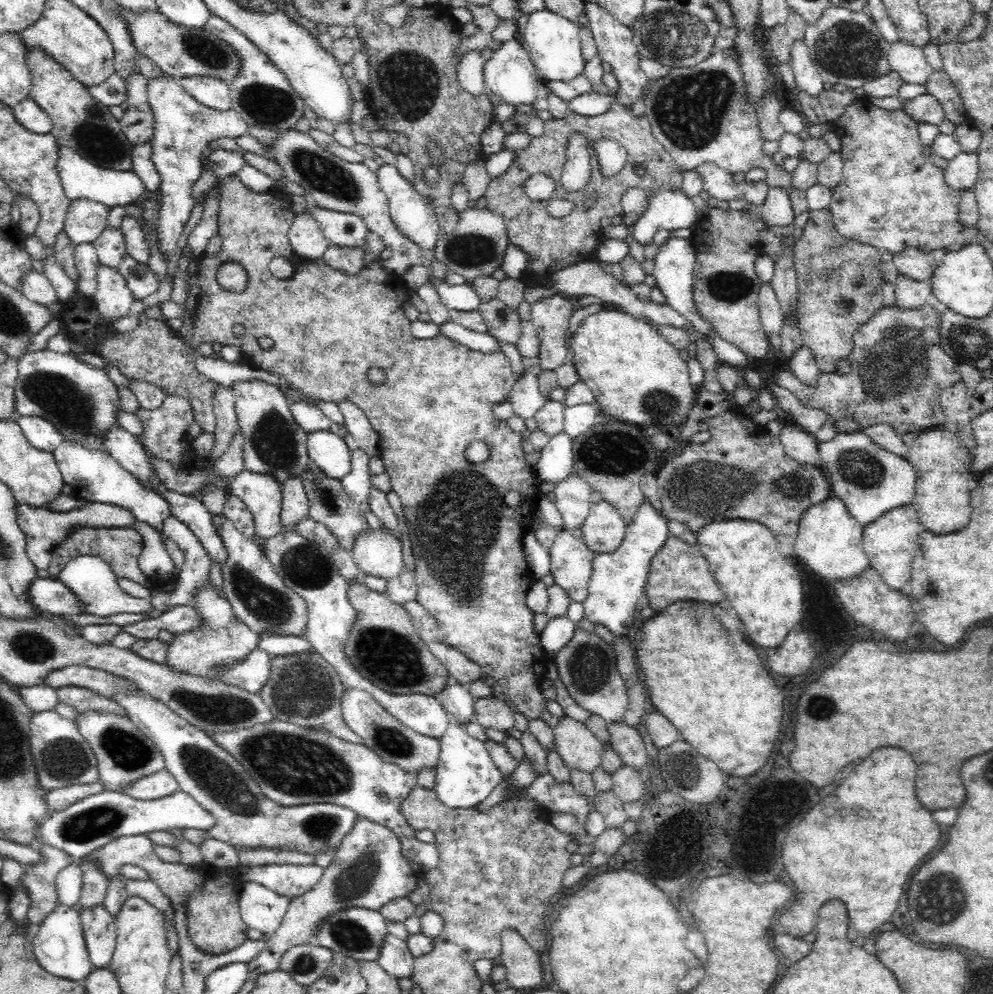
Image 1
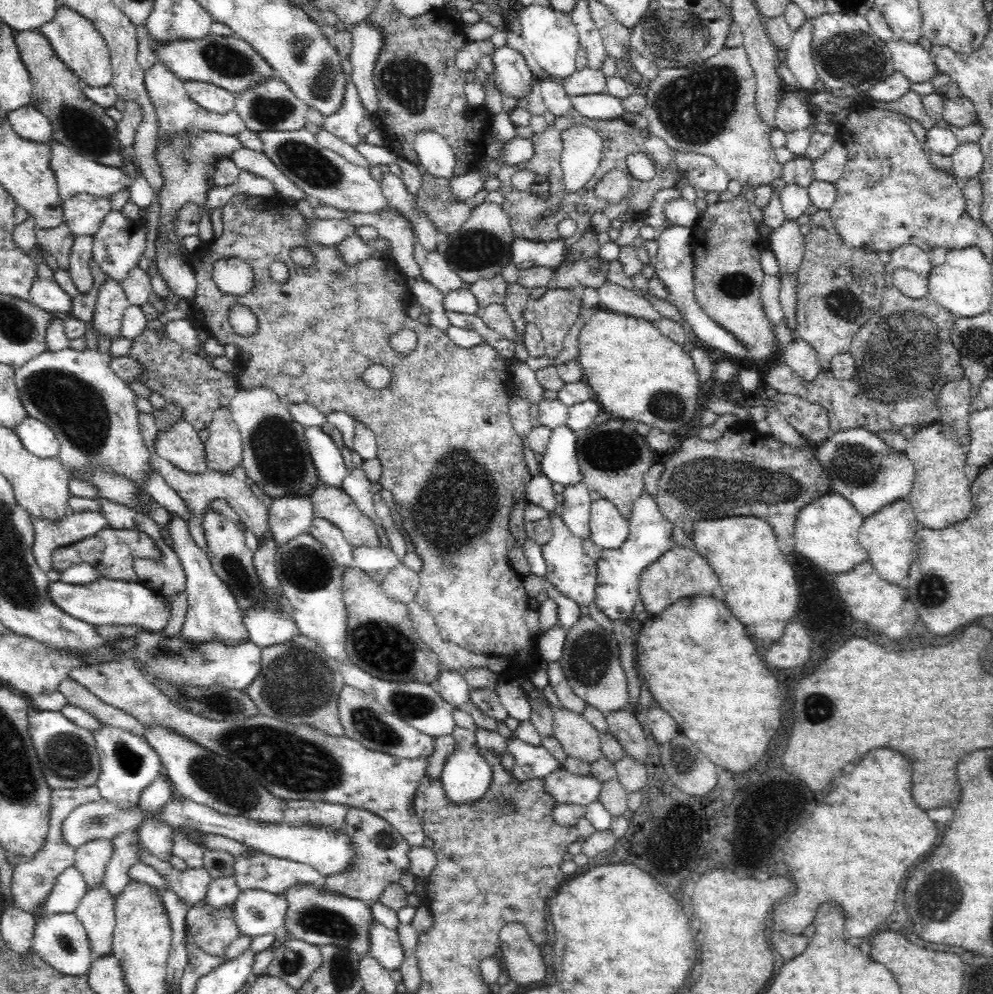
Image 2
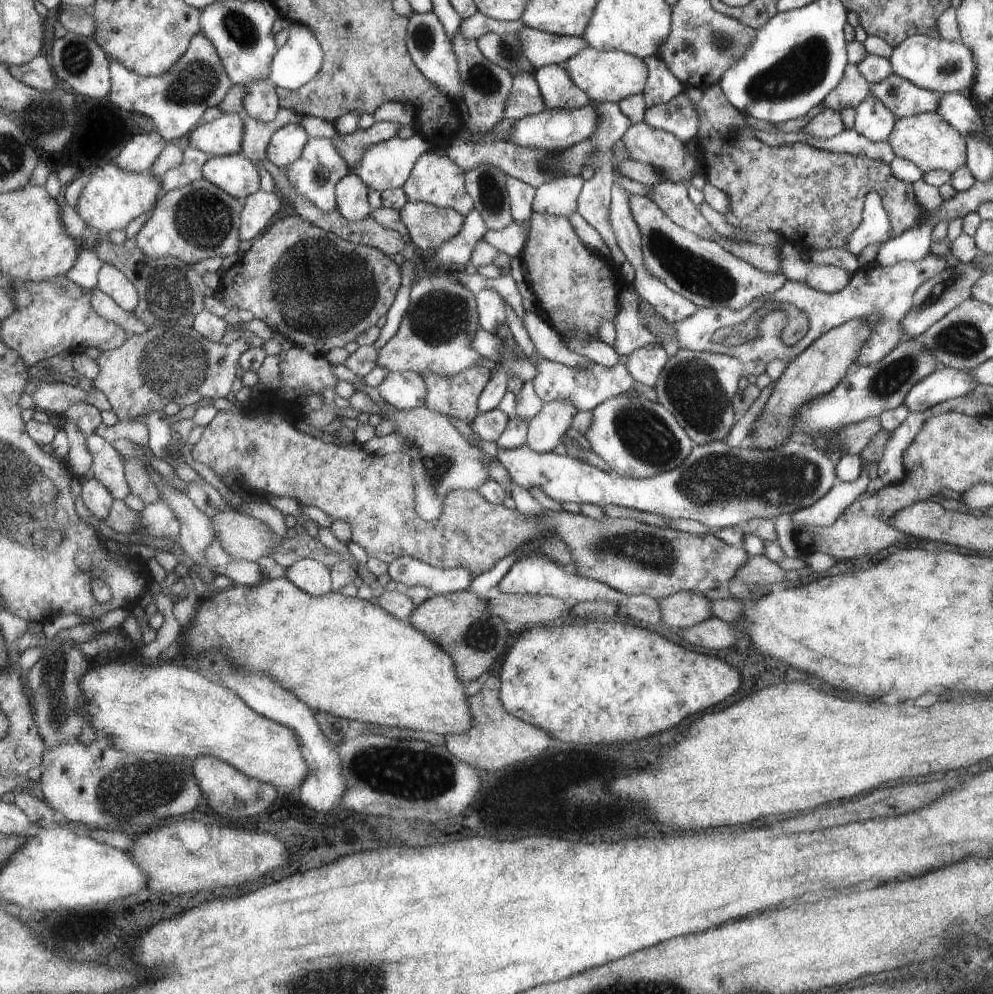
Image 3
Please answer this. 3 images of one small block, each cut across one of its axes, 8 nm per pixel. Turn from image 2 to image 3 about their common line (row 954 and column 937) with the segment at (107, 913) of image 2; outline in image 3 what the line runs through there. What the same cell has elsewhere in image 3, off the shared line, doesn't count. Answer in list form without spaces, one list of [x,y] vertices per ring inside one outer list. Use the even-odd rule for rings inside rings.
[[[895,74],[873,84],[868,94],[877,96],[883,102],[883,106],[887,106],[897,119],[925,112],[936,112],[942,97],[937,92],[914,86]]]

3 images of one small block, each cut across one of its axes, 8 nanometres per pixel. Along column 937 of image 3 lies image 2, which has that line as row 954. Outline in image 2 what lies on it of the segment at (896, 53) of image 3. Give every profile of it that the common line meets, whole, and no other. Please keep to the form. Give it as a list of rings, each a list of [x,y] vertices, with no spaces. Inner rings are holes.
[[[74,913],[52,914],[38,919],[33,934],[33,950],[52,968],[66,975],[87,973],[94,962],[93,951],[84,925]]]

